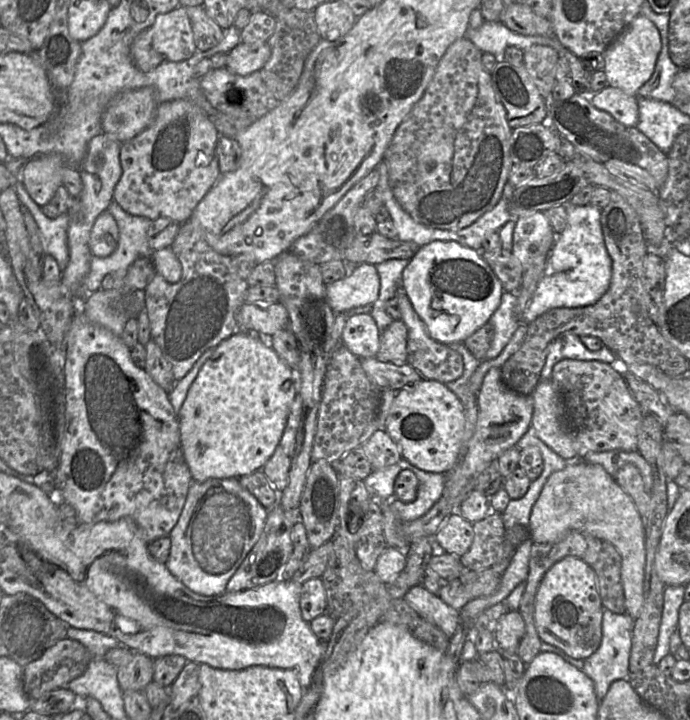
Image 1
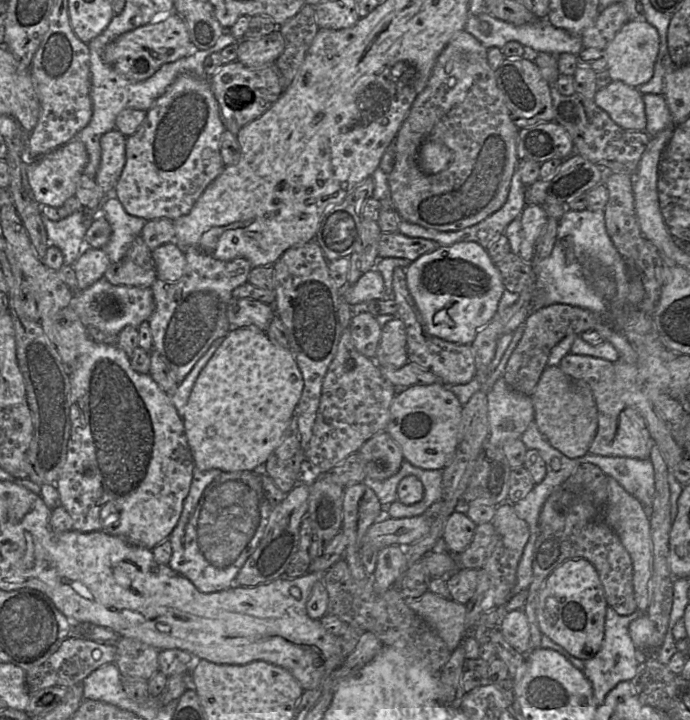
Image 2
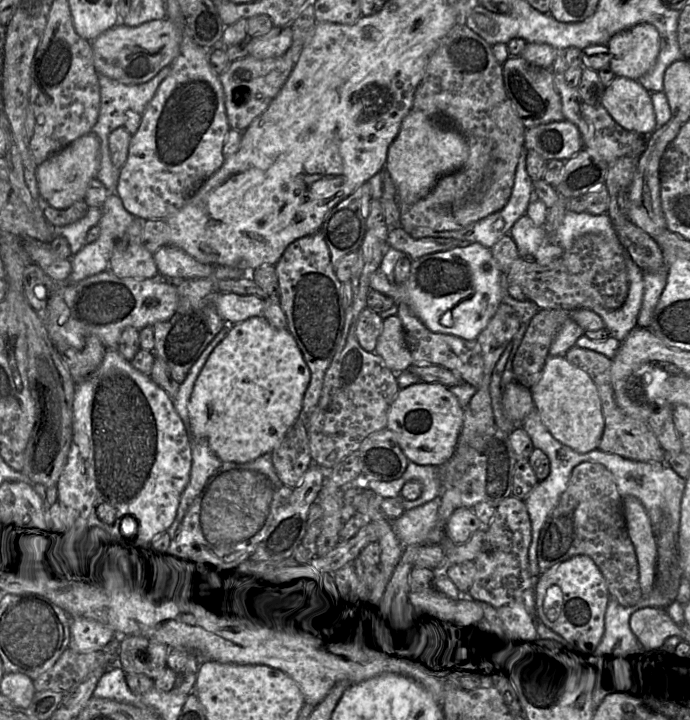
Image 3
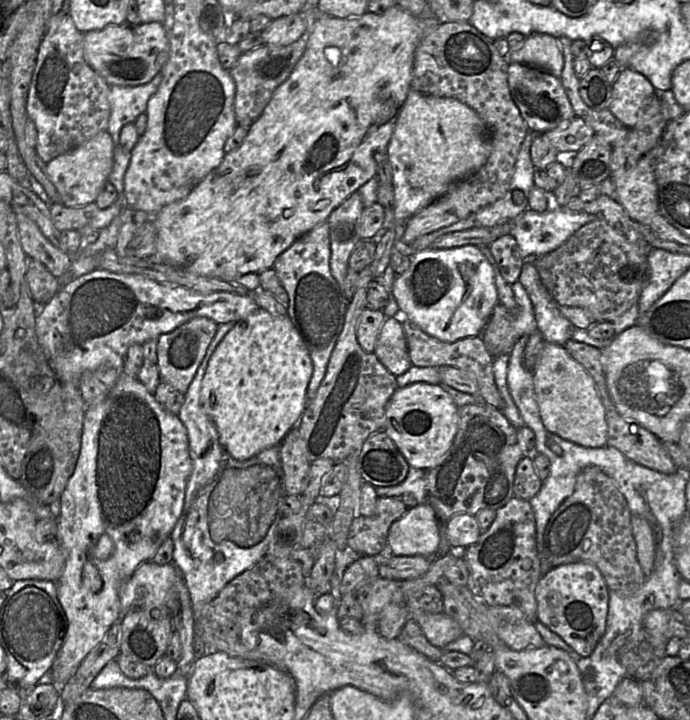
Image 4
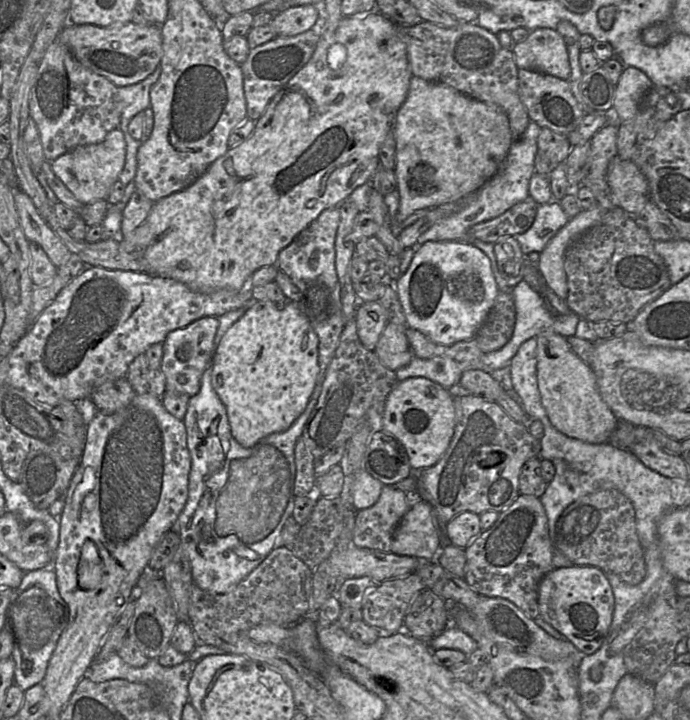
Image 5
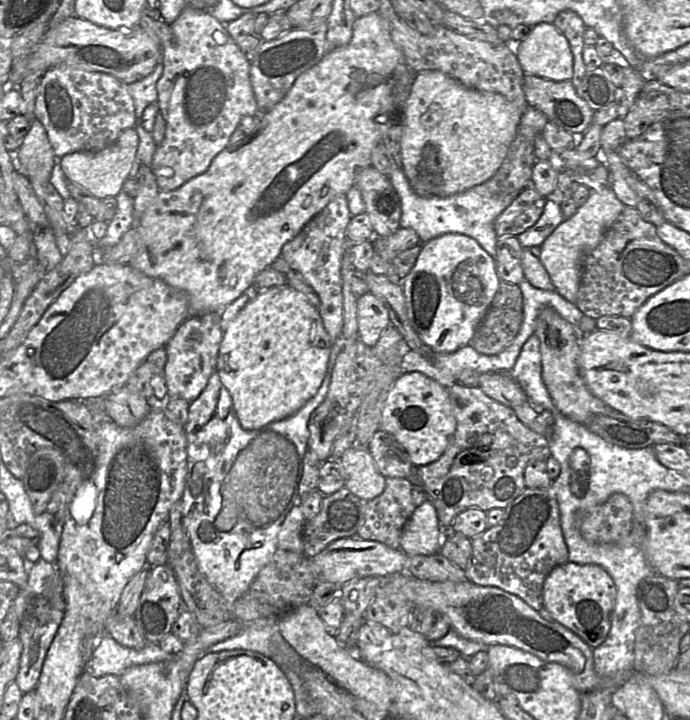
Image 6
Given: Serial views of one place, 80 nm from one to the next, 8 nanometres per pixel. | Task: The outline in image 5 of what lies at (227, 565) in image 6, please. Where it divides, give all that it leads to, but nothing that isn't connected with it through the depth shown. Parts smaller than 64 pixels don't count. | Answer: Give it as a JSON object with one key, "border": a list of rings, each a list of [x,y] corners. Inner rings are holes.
{"border":[[[208,364],[197,394],[190,397],[183,419],[191,457],[187,499],[176,520],[180,546],[187,554],[192,580],[199,588],[211,593],[224,593],[234,588],[266,556],[278,547],[279,536],[292,516],[296,477],[295,444],[302,435],[305,422],[315,408],[326,376],[317,376],[316,385],[306,408],[285,431],[270,434],[252,447],[241,446],[231,434],[227,411],[211,383],[212,368]]]}

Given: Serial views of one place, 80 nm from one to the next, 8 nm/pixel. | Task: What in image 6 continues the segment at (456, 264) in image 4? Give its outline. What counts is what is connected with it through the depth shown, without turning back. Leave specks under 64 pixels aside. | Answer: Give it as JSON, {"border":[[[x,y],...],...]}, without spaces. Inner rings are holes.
{"border":[[[461,234],[432,238],[422,243],[414,267],[401,281],[411,325],[434,352],[455,352],[470,344],[500,281],[496,260],[474,239]]]}

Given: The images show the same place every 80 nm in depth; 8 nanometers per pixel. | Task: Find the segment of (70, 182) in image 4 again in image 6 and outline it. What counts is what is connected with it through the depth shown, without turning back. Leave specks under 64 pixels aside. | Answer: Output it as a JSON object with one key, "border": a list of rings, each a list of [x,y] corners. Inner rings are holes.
{"border":[[[129,128],[123,131],[112,145],[99,151],[80,151],[67,154],[60,159],[60,165],[69,182],[89,191],[92,196],[100,200],[116,197],[128,178],[138,144],[137,131]]]}

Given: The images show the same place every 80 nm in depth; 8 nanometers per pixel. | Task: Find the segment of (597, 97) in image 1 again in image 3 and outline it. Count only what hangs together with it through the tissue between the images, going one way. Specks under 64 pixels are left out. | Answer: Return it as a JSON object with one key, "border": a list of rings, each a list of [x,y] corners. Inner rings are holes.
{"border":[[[616,76],[606,87],[601,105],[628,131],[649,136],[658,128],[651,92],[638,80]]]}

